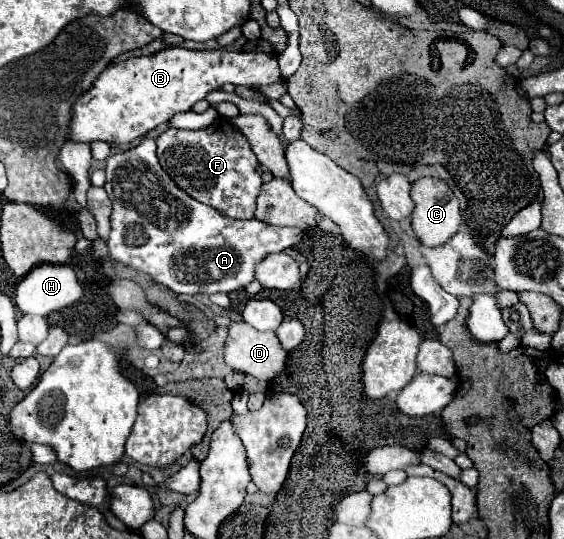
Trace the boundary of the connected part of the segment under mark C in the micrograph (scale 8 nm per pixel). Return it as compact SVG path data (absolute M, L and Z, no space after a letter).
M419 178L417 182L413 182L411 198L415 202L415 208L413 208L413 214L411 214L411 226L413 226L417 238L423 244L441 246L453 234L457 234L457 230L459 230L459 226L463 222L459 200L443 180L439 180L439 178Z

